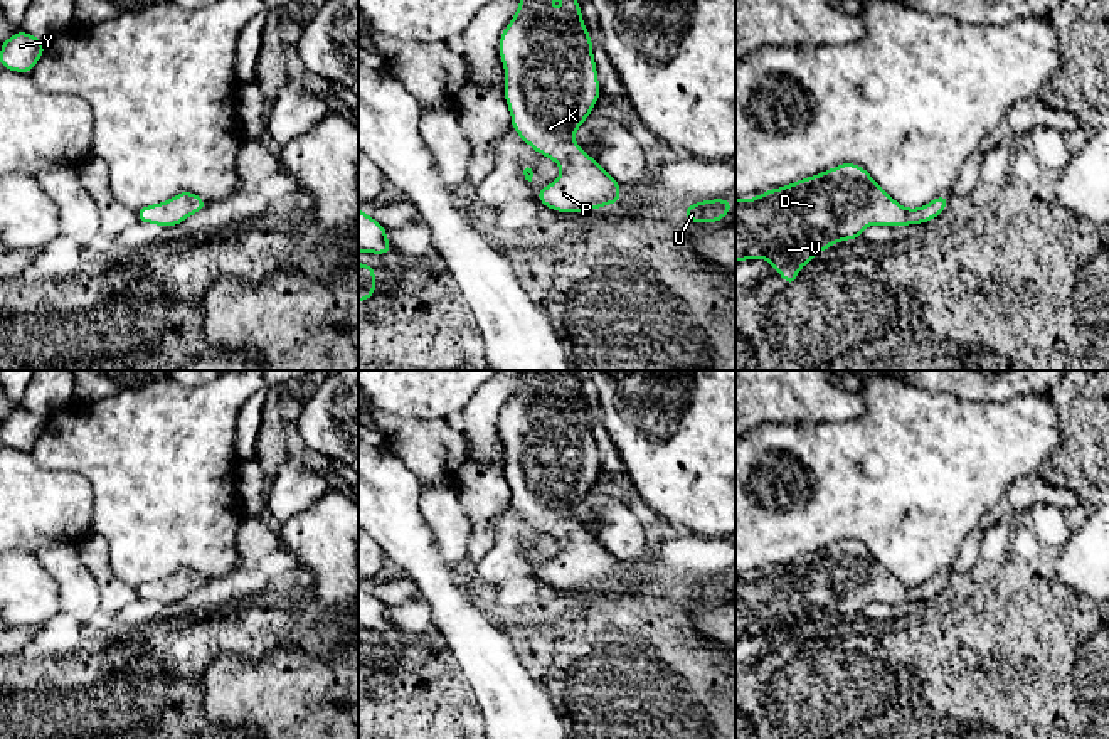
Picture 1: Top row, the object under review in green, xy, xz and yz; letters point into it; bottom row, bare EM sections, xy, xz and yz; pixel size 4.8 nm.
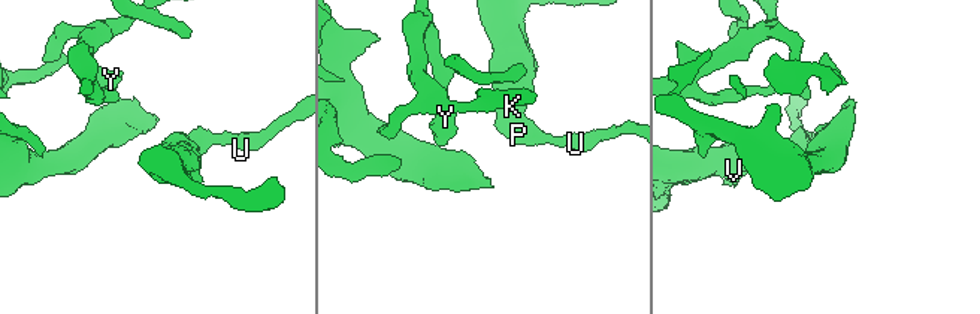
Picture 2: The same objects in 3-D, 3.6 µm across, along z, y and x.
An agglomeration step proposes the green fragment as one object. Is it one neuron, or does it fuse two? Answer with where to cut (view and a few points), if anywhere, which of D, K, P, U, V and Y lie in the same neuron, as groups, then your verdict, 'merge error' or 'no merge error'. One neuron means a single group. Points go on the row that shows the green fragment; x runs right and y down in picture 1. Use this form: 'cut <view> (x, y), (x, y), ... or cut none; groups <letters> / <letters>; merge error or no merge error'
cut none; groups D K P U V Y; no merge error

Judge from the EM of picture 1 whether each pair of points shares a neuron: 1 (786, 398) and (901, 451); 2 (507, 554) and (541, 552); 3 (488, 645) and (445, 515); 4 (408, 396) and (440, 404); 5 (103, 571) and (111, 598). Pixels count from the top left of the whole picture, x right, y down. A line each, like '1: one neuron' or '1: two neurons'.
1: two neurons
2: one neuron
3: two neurons
4: one neuron
5: one neuron

